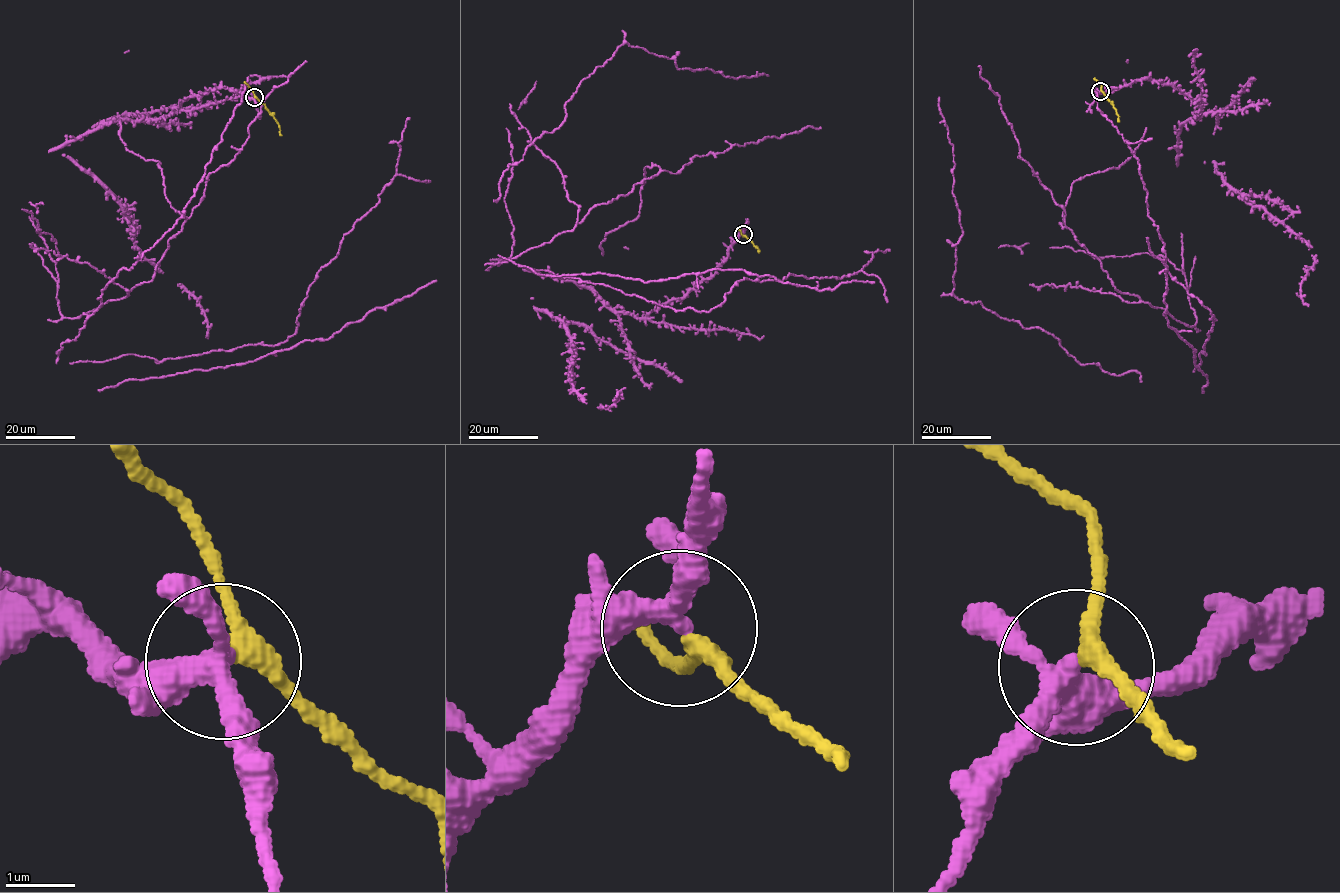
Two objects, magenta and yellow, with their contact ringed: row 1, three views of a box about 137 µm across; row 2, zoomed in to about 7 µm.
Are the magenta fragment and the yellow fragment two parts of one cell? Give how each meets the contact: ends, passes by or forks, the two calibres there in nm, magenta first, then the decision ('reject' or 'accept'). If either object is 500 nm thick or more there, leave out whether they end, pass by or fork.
magenta forks there; yellow passes by; 280 nm thick on the magenta side, 240 nm on the other; reject

